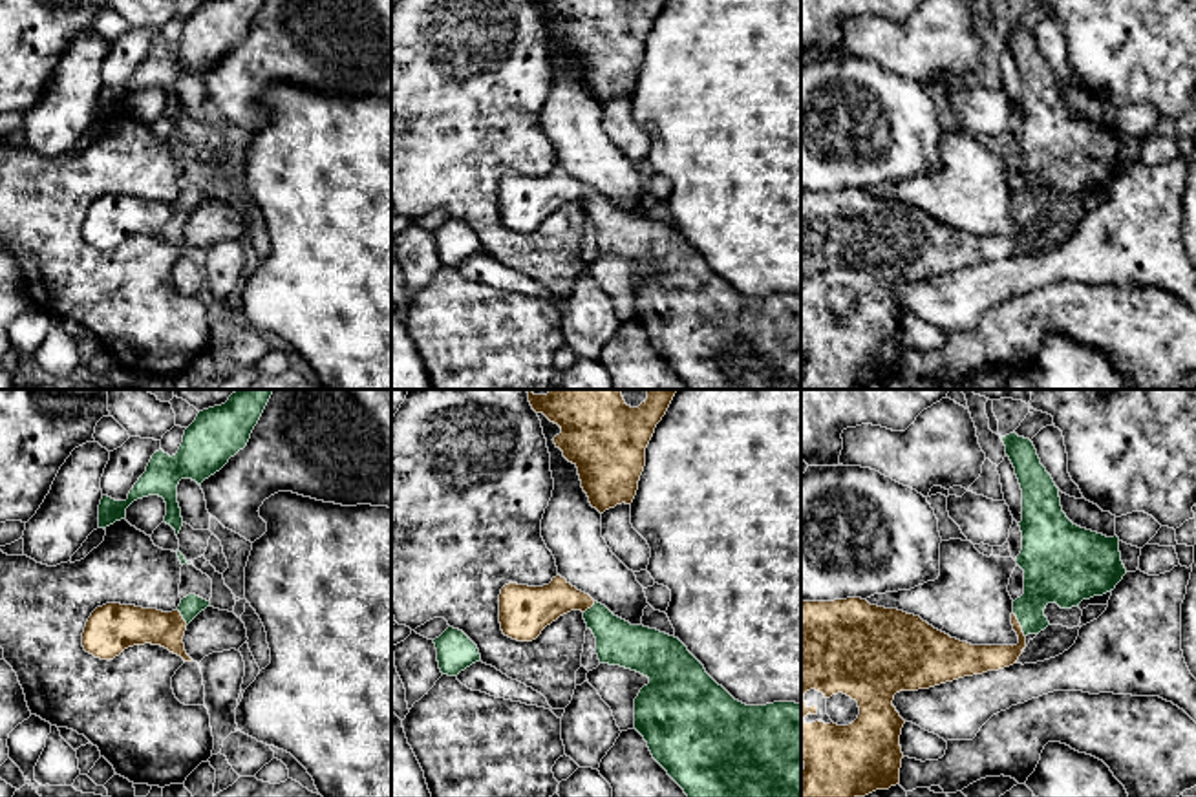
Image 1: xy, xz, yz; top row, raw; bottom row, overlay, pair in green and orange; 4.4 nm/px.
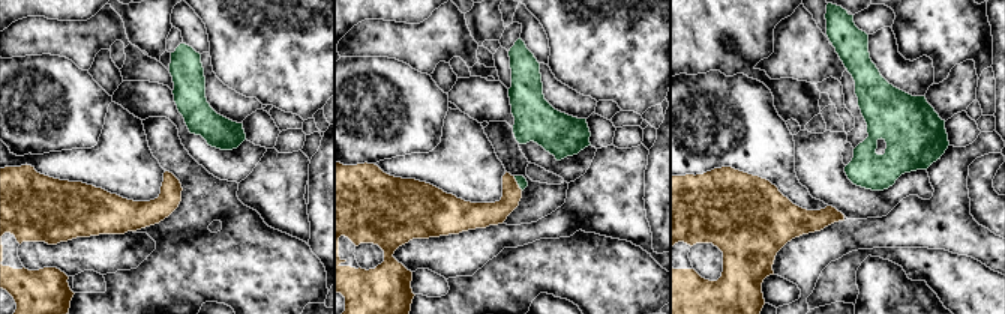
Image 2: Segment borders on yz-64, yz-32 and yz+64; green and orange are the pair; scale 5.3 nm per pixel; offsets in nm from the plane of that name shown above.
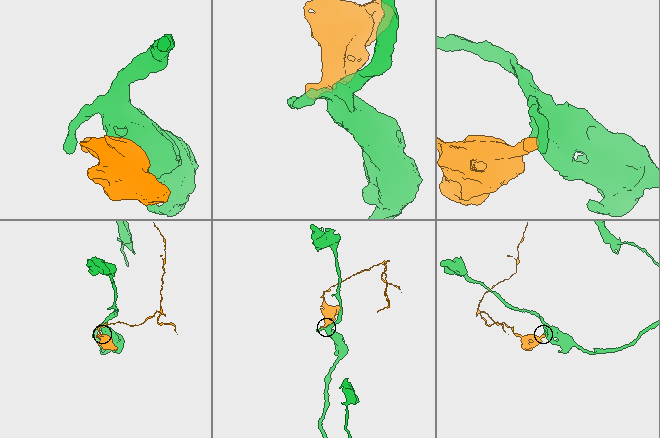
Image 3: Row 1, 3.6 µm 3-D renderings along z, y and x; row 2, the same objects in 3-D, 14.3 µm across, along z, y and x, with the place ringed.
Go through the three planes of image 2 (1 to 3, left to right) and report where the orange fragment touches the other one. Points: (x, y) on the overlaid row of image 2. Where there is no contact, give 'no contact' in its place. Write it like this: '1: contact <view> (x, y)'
1: no contact
2: contact yz-32 (518, 184)
3: no contact

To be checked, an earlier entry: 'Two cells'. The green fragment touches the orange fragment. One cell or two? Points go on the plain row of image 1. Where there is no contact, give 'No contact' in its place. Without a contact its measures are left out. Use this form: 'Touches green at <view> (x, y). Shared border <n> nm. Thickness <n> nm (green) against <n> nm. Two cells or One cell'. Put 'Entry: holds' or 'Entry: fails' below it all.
Touches green at yz (1021, 216). Shared border 130 nm. Thickness 220 nm (green) against 130 nm. One cell
Entry: fails

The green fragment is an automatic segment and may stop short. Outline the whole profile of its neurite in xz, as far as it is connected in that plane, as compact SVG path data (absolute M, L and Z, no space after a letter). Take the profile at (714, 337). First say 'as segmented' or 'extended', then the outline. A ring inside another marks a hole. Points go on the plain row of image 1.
extended; M560 165L543 177L508 174L499 185L501 221L518 232L536 230L547 216L571 201L583 203L587 219L596 228L600 254L620 256L649 269L649 274L635 289L635 320L647 333L653 349L684 380L688 389L801 389L801 294L746 296L735 291L678 228L644 216L631 216Z

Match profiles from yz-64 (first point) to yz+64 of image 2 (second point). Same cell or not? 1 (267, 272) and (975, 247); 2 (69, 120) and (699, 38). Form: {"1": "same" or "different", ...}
{"1": "different", "2": "different"}

